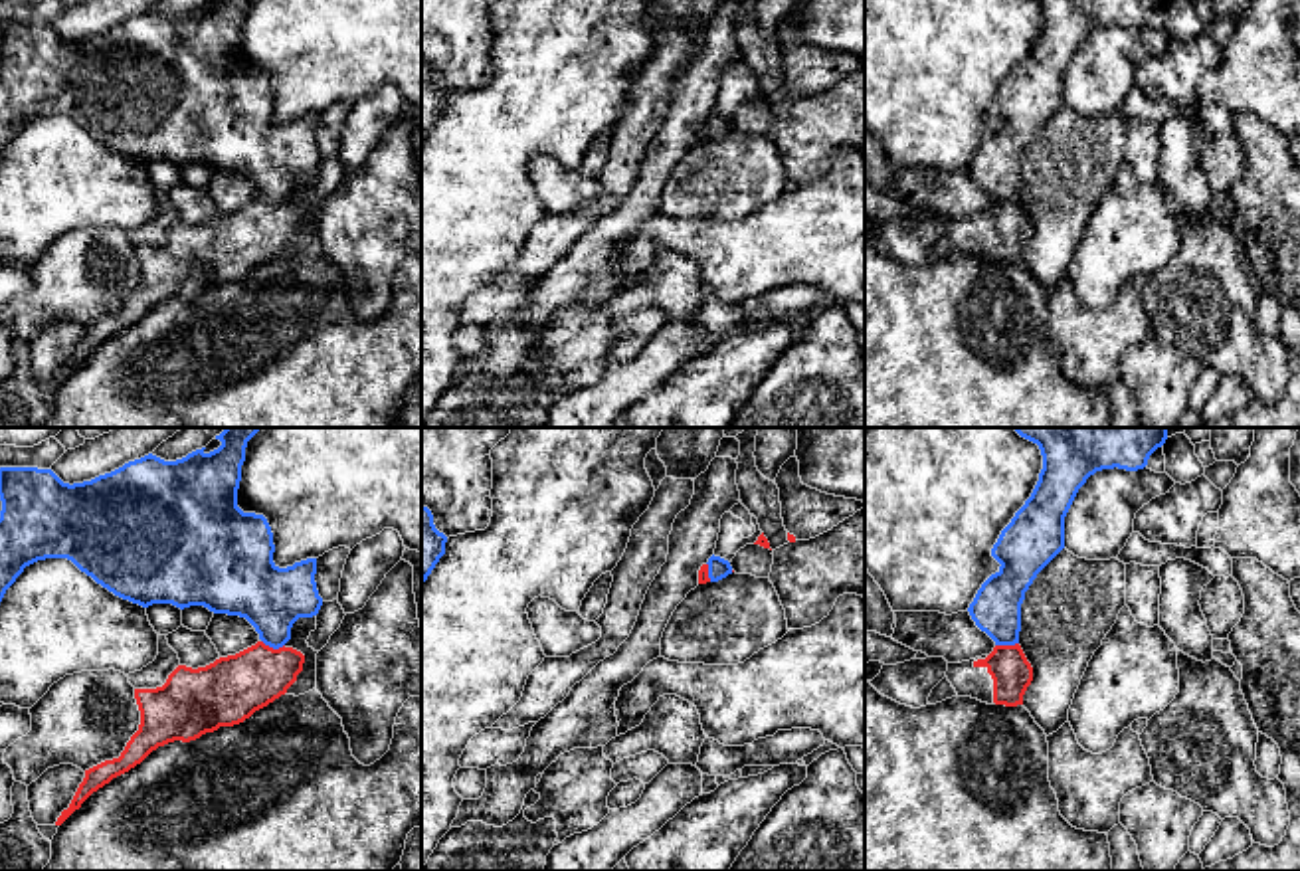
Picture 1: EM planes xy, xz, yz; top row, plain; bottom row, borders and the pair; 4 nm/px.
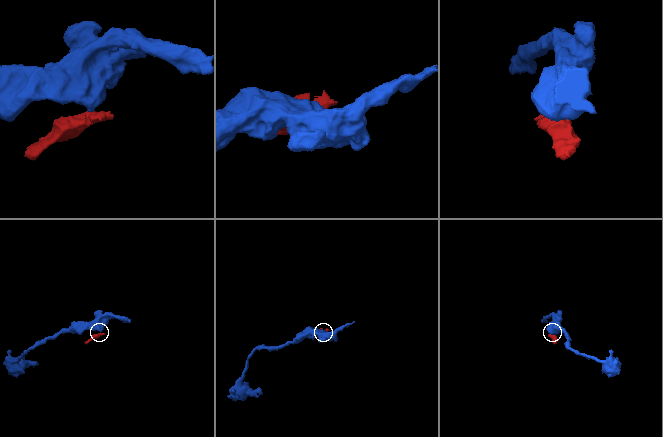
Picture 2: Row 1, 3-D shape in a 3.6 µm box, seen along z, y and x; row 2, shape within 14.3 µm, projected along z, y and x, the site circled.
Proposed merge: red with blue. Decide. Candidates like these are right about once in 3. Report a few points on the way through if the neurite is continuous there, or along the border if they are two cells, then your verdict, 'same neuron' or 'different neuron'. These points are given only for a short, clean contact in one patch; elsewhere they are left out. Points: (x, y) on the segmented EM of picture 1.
border along xy (262, 640), (274, 648), (283, 646); different neuron

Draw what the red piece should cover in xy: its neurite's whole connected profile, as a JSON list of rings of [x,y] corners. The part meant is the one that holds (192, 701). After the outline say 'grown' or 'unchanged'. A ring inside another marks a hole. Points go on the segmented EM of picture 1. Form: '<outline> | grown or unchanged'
[[[263,641],[206,667],[178,665],[162,687],[135,689],[140,711],[139,730],[119,758],[89,770],[71,804],[61,812],[61,825],[81,804],[113,778],[140,764],[152,750],[174,740],[190,742],[220,726],[249,719],[287,693],[303,671],[305,655],[293,647],[273,649]]] | unchanged

